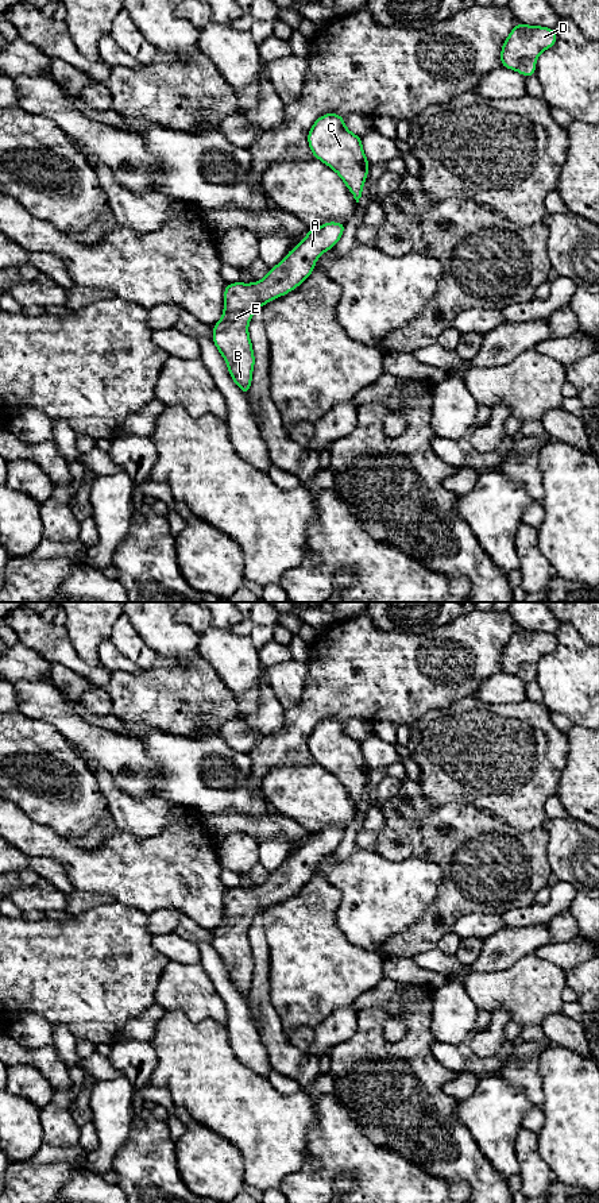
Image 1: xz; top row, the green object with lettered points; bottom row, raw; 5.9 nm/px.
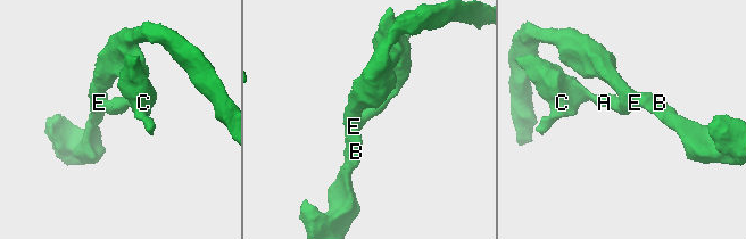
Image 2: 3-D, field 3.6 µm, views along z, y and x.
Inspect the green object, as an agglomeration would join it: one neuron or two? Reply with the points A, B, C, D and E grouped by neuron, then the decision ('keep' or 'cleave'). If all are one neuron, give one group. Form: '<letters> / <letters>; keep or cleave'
A B C D E; keep

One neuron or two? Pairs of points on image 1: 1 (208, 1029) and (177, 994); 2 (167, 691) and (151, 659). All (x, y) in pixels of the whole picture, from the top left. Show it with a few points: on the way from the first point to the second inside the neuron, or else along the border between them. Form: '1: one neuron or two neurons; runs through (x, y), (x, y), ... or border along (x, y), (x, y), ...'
1: two neurons; border along (170, 1009), (196, 1021), (224, 1025)
2: two neurons; border along (159, 660), (143, 670)

